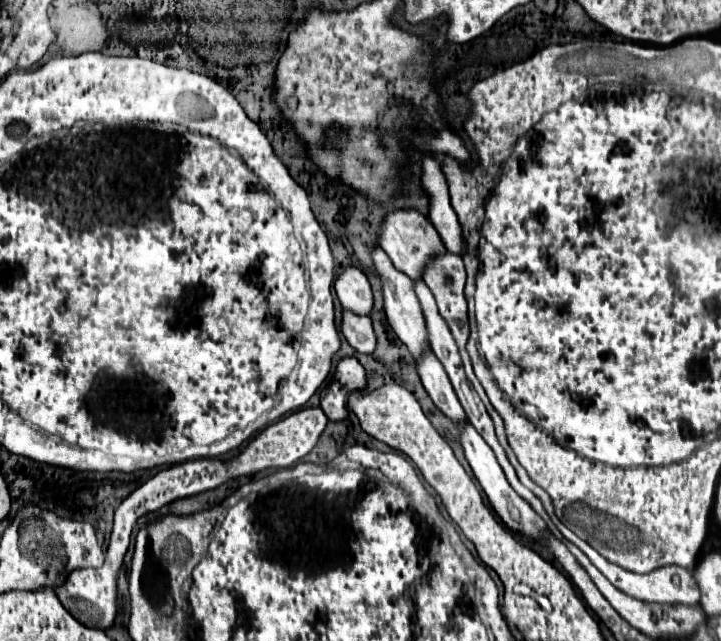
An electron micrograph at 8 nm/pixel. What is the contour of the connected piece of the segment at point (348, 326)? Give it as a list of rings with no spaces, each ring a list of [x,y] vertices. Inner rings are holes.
[[[343,310],[341,332],[357,352],[371,354],[375,350],[375,334],[369,316],[357,316],[351,310]]]

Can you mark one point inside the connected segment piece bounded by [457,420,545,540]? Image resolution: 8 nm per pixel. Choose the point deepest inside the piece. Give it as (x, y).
(514, 512)

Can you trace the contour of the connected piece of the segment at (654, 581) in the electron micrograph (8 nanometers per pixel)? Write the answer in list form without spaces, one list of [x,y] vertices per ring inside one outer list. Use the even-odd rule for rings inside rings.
[[[523,468],[519,470],[519,480],[543,502],[543,508],[547,510],[547,514],[551,516],[551,520],[553,520],[553,524],[559,528],[559,532],[561,532],[569,542],[573,542],[577,548],[581,548],[581,550],[587,554],[587,558],[601,570],[601,574],[603,574],[613,586],[617,586],[621,592],[625,592],[625,594],[629,594],[629,596],[633,596],[633,598],[639,598],[639,600],[643,600],[643,602],[659,602],[659,604],[699,604],[699,588],[697,588],[697,584],[695,584],[695,580],[693,580],[693,576],[691,576],[689,570],[685,570],[685,568],[681,568],[681,566],[661,566],[661,570],[653,570],[653,572],[649,572],[649,574],[633,574],[633,572],[629,572],[629,570],[625,570],[625,568],[621,568],[621,566],[617,566],[617,564],[607,562],[607,558],[603,558],[593,546],[589,546],[585,540],[581,540],[577,534],[573,534],[565,524],[559,522],[559,518],[553,514],[553,504],[549,504],[549,494],[543,492],[535,482],[529,480],[529,476],[527,476],[527,472],[525,472]]]

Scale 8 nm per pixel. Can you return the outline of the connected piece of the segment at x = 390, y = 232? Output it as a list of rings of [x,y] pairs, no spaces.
[[[393,210],[379,222],[379,246],[387,252],[393,266],[401,272],[405,272],[409,278],[421,278],[423,266],[433,254],[443,254],[445,246],[431,224],[427,216],[423,216],[419,210]]]

